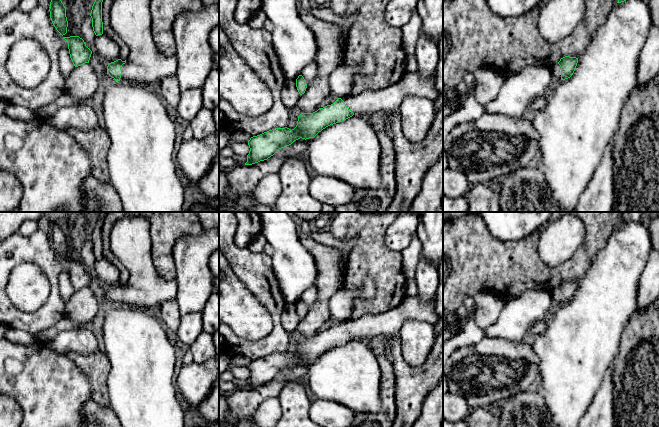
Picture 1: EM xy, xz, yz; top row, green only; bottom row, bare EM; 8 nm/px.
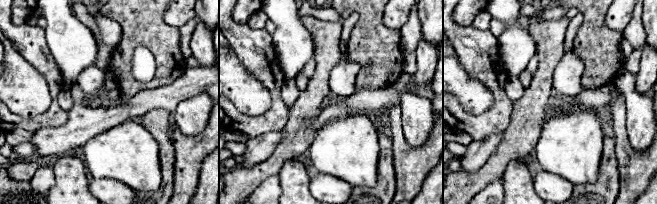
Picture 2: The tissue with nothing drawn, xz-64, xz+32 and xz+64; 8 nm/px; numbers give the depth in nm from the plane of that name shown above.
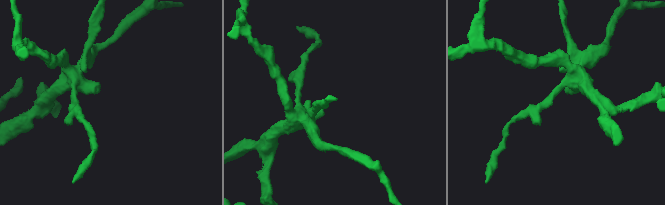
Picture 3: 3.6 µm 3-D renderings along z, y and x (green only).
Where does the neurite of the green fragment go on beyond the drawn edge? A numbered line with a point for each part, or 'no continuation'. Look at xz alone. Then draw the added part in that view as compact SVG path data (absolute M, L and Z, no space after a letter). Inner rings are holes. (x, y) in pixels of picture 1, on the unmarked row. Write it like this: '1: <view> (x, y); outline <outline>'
1: xz (369, 326); outline M416 296L406 297L398 306L378 314L365 314L355 320L341 322L355 340L370 341L380 336L392 337L400 333L405 321L437 323L435 298L422 300Z

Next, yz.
1: yz (556, 293); outline M555 288L552 290L552 300L555 305L555 307L561 305L561 291L559 288Z

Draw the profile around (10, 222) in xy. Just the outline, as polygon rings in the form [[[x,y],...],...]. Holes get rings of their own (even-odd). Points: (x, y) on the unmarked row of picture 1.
[[[0,212],[0,242],[18,232],[20,226],[28,220],[38,221],[49,212]]]

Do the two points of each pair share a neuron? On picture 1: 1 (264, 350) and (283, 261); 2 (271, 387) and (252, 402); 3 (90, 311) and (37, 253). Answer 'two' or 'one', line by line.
1: two
2: one
3: two

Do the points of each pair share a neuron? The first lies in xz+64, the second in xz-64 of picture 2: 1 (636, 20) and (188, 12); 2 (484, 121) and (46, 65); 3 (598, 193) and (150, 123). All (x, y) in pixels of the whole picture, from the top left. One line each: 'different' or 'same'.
1: different
2: same
3: same

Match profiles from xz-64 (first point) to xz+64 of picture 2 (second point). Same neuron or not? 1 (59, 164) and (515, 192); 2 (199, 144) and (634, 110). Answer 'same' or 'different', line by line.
1: same
2: different

